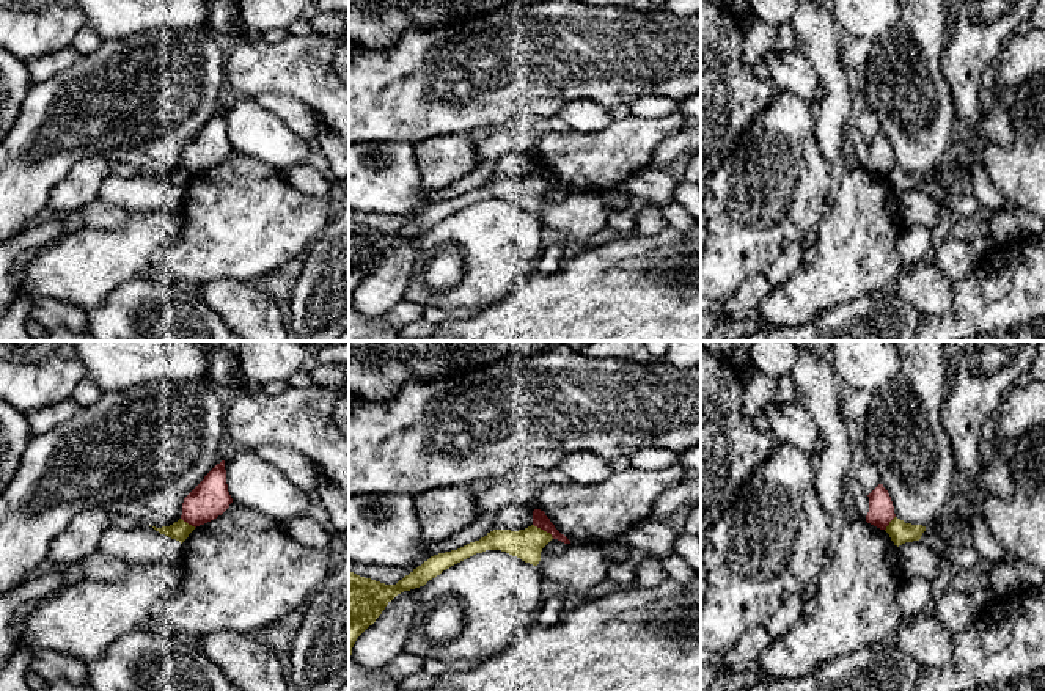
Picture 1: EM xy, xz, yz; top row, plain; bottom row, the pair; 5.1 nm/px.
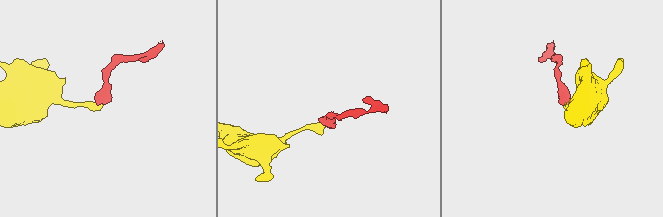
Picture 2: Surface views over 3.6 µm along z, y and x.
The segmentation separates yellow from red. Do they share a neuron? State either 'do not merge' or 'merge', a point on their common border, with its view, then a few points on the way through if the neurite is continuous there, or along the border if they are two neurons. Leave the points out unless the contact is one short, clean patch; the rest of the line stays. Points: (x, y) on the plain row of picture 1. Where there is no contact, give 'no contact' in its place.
do not merge | xz (542, 178)

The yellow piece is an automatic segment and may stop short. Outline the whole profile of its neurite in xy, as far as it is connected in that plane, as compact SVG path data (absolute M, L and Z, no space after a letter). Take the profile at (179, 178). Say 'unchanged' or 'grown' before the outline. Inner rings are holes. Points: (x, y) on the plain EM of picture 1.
unchanged; M179 167L178 170L174 170L170 174L162 174L162 176L156 176L152 174L156 179L159 179L160 182L165 182L171 187L179 189L181 192L189 185L189 182L195 178L195 174L189 173L187 170L184 170L182 167Z

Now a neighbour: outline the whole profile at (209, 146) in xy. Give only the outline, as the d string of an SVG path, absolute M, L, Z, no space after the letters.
M222 108L184 146L181 167L196 176L222 163L231 151L225 108Z

